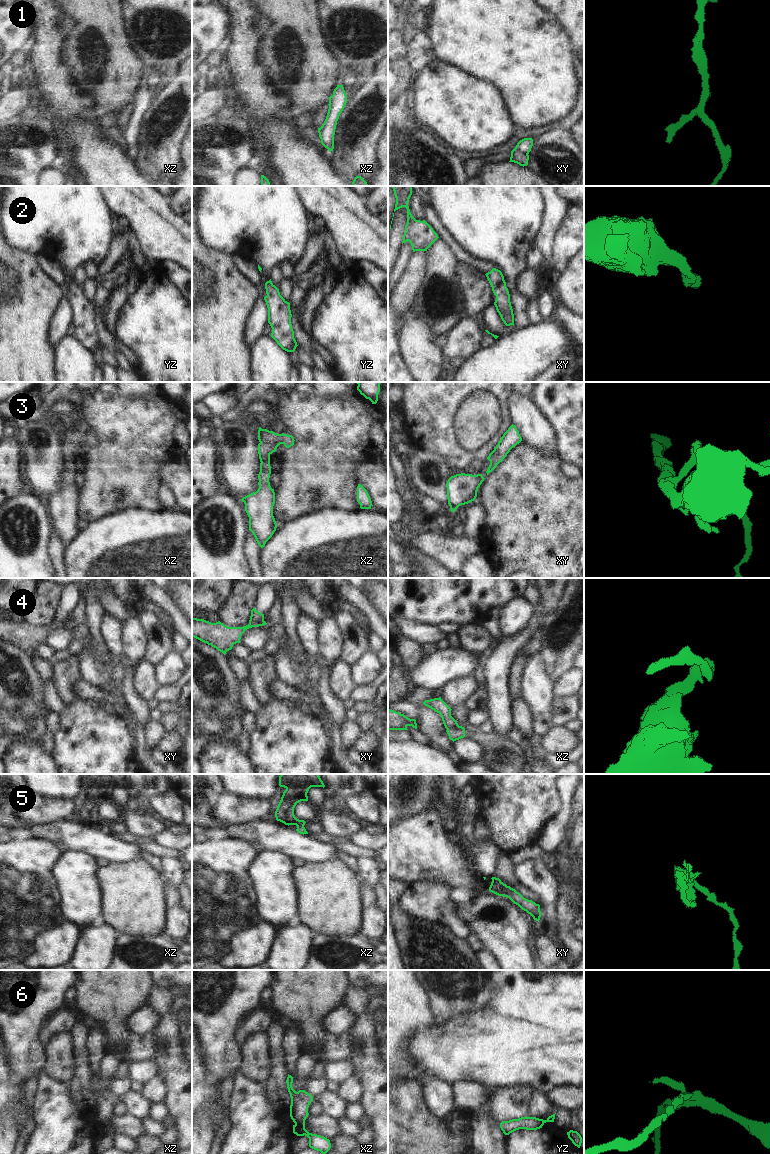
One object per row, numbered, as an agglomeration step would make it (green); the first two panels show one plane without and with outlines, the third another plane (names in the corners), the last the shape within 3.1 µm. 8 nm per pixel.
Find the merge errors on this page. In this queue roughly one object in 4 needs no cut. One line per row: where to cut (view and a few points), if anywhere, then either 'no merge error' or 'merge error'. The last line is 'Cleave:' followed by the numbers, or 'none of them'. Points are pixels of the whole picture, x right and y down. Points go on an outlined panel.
1: cut xy (515, 147), (527, 154); merge error
2: cut none; no merge error
3: cut none; no merge error
4: cut xz (458, 725), (447, 729); merge error
5: cut xz (297, 825), (303, 826); merge error
6: cut xz (295, 1123), (298, 1135); merge error
Cleave: 1, 4, 5, 6

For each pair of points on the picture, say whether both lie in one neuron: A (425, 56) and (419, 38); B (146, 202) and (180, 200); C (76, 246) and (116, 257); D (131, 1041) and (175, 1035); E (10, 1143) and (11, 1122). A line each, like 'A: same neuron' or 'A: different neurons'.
A: same neuron
B: different neurons
C: different neurons
D: different neurons
E: same neuron

